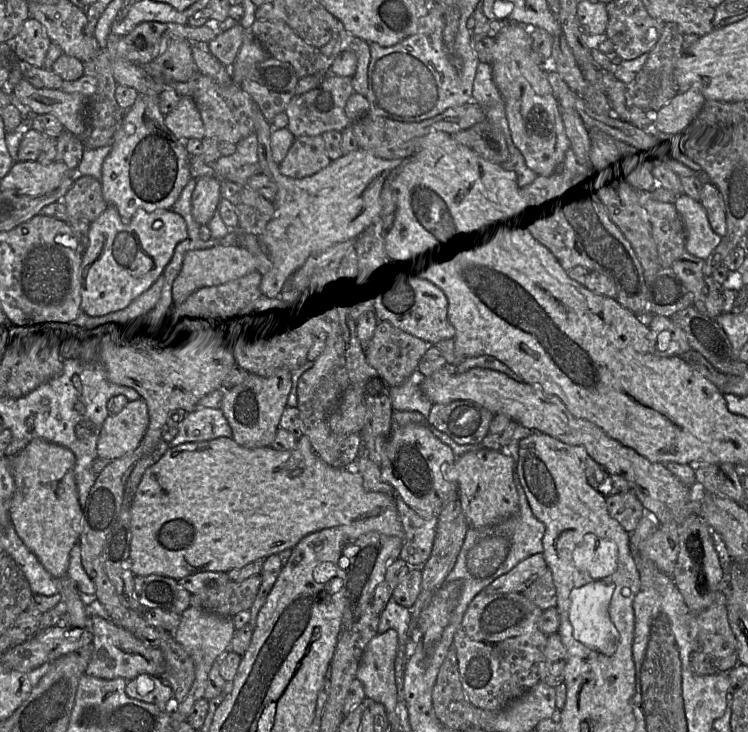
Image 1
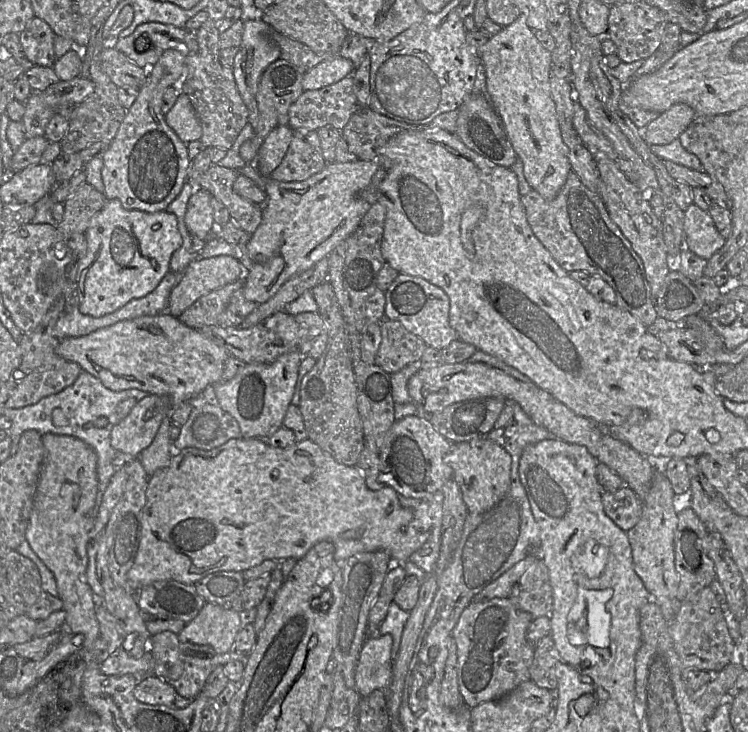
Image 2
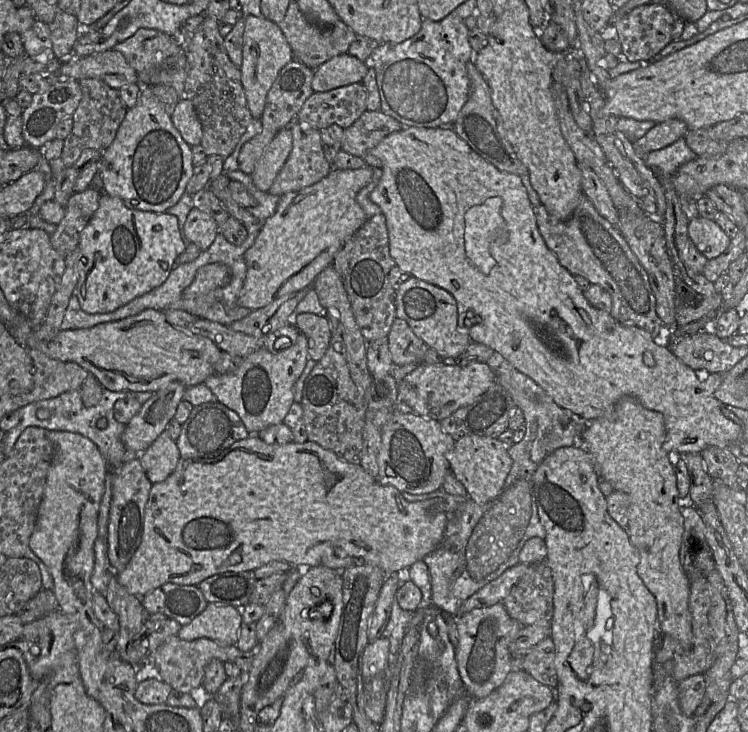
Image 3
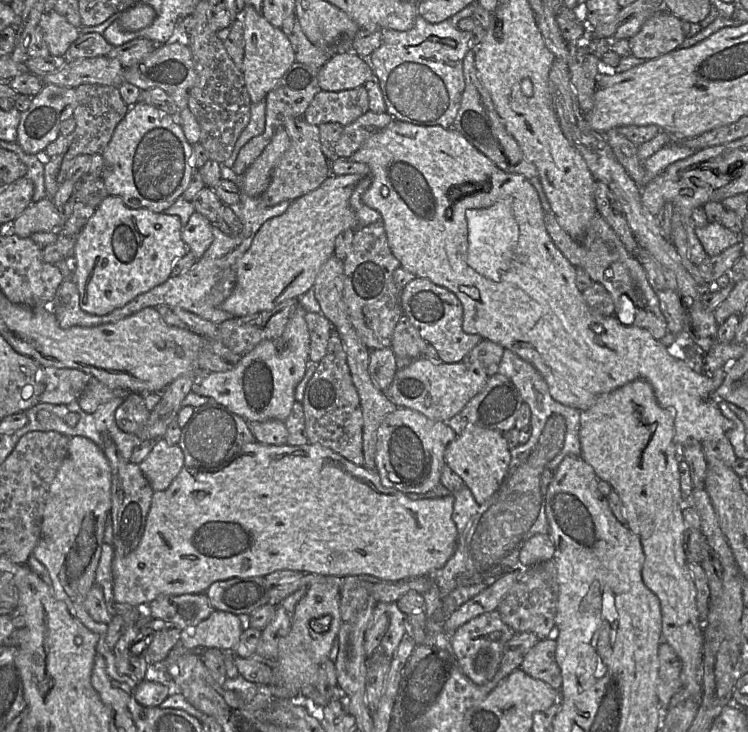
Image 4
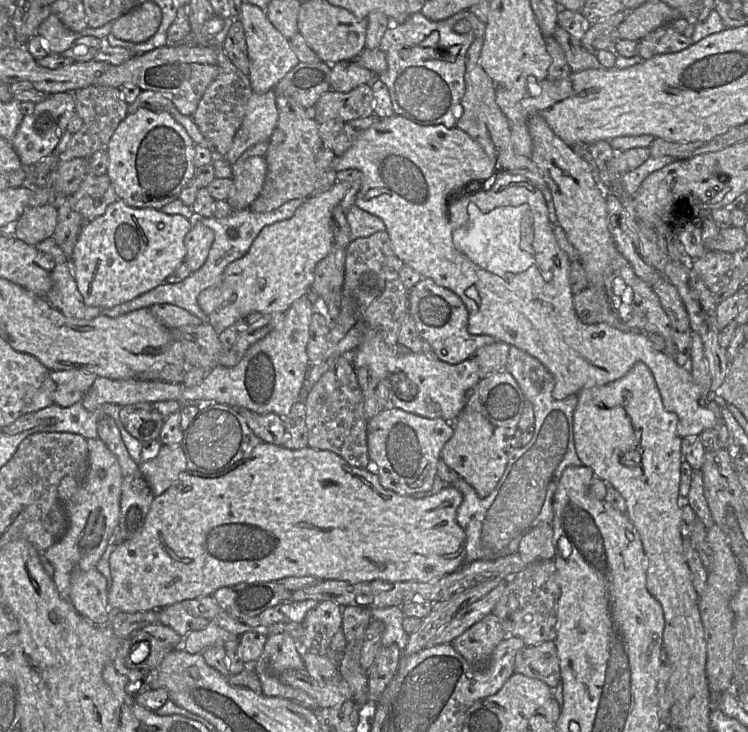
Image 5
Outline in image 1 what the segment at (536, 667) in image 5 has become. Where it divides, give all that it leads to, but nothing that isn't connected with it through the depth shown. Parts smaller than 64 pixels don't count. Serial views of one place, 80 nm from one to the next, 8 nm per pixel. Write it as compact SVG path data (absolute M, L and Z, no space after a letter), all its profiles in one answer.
M557 632L547 635L544 655L545 662L540 670L540 681L554 688L564 684L567 650Z

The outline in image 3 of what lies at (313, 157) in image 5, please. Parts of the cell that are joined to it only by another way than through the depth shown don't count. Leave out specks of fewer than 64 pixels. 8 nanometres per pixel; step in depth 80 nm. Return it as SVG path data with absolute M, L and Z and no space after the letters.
M297 121L289 127L293 135L292 150L267 191L277 197L309 187L332 170L323 152L320 130Z

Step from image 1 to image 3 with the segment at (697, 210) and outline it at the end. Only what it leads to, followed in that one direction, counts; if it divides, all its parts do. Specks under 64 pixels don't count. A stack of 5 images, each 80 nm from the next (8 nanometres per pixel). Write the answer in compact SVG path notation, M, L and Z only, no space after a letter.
M703 217L689 220L688 236L707 260L719 256L731 242L731 238L716 223L715 219L710 220Z

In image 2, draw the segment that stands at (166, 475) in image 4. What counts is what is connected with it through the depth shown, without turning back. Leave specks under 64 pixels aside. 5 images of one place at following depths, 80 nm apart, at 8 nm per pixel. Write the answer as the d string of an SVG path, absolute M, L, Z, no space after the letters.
M165 417L152 443L137 457L149 476L167 467L175 452L173 441L169 436L171 423L171 418Z

